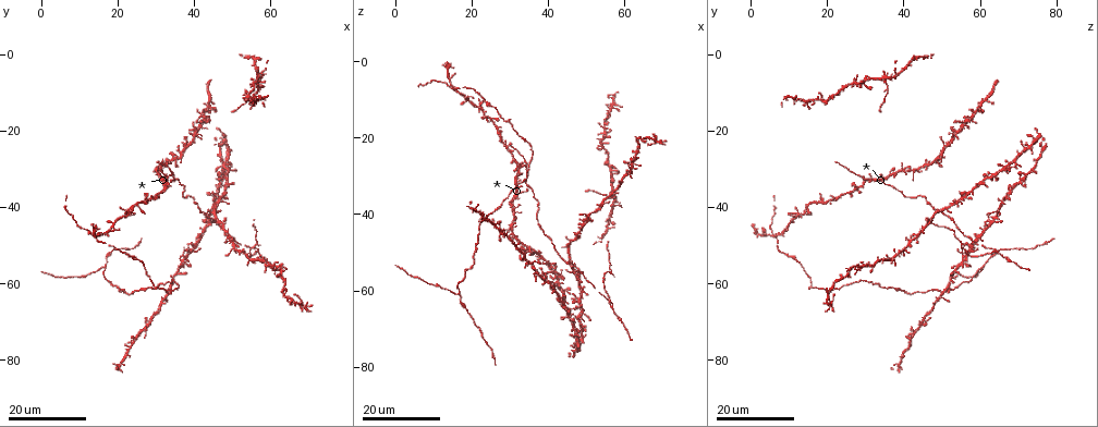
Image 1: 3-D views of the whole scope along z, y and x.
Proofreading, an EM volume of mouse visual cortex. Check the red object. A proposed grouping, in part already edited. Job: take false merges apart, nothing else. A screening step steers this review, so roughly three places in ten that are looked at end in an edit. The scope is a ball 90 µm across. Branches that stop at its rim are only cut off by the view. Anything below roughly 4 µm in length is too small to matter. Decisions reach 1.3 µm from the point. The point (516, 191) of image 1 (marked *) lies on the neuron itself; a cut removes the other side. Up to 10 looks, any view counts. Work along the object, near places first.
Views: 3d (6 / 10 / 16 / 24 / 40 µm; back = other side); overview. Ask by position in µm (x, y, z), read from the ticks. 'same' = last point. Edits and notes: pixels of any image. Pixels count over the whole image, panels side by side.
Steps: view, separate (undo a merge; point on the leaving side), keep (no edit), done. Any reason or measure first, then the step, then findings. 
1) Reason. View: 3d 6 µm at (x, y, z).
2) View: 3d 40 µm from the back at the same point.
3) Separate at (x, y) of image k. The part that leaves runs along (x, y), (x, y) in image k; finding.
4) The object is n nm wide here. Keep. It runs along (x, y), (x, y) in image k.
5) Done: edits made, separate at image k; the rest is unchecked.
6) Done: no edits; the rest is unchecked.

A fork. View: 3d 16 µm at (41.5, 41.0, 49.0).

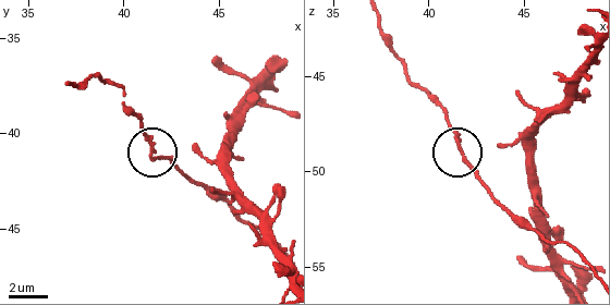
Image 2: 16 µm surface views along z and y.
Zoom in. View: 3d 10 µm at (41.9, 41.3, 49.3).

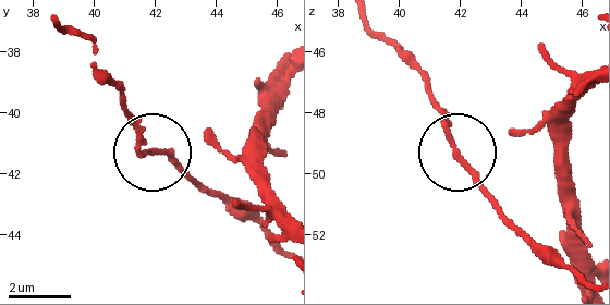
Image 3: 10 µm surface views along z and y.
Keep. It runs along (366, 23), (421, 70), (456, 156), (503, 215) in image 3; one neuron here.

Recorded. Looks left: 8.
View: 3d 24 µm at (56.5, 51.5, 63.5).

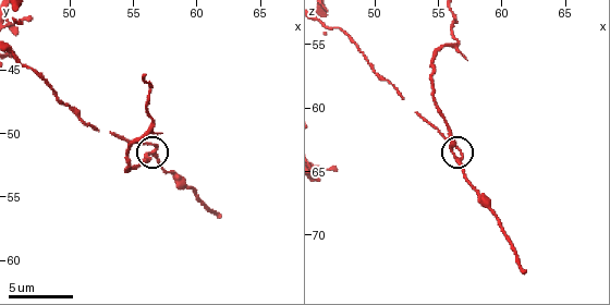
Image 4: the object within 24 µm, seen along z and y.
Closer look. View: 3d 6 µm at (56.6, 51.8, 64.0).

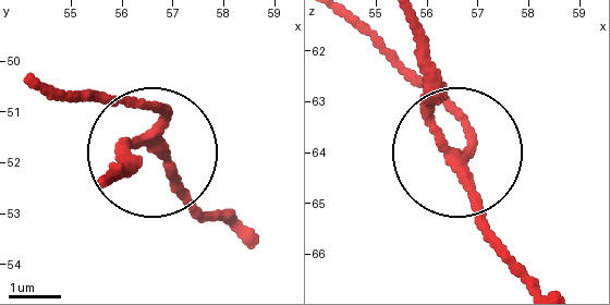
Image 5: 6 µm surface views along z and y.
Keep. It runs along (365, 22), (464, 126), (460, 178), (503, 252) in image 5; one neuron here.

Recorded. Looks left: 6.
Three arms meet. View: 3d 10 µm at (56.4, 49.4, 55.0).

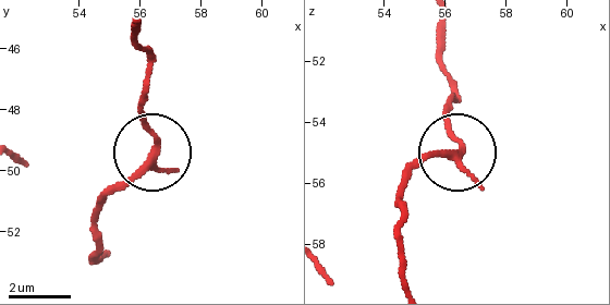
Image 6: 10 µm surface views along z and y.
3 arms meet here. Keep. It runs along (106, 254), (95, 254), (97, 207), (155, 145), (142, 100) in image 6; all the same neuron.

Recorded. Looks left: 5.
Thin arm on a thick one. View: 3d 24 µm at (35.5, 33.0, 33.0).

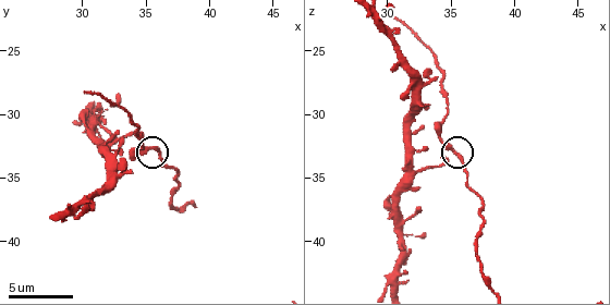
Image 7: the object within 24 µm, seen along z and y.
View: 3d 10 µm at (35.2, 32.6, 33.0).

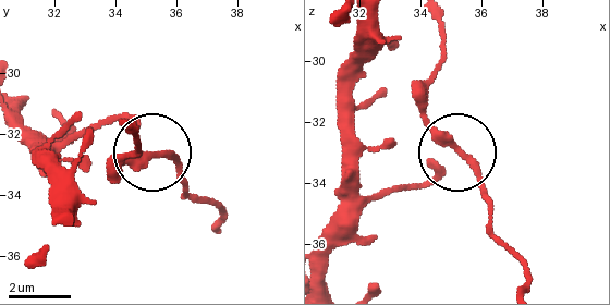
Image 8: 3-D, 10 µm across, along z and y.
The side arm is 15 µm long. Keep. It runs along (352, 179), (375, 197), (422, 181), (455, 147), (416, 100) in image 8; one neuron here.

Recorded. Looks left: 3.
Looks like a crossing. View: 3d 24 µm at (15.0, 48.0, 6.0).

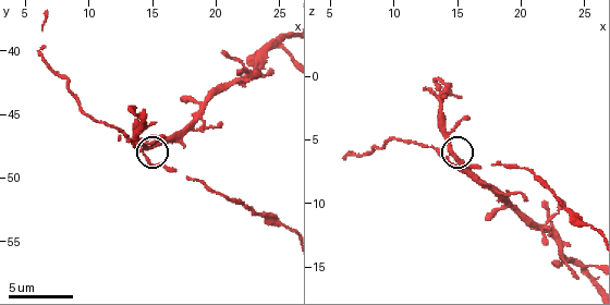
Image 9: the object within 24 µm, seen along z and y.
View: 3d 10 µm at (14.4, 47.6, 6.2).

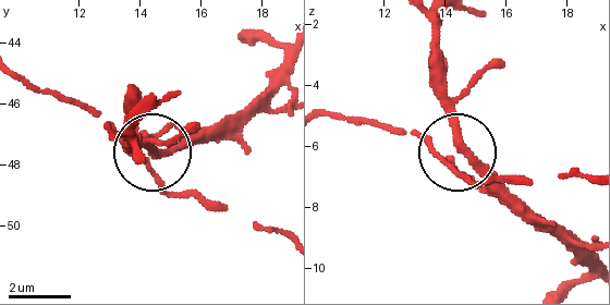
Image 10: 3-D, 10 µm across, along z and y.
Keep. It runs along (588, 259), (463, 158), (448, 75) in image 10; continuous, no second neuron.

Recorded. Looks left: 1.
Done: no edits; the rest is unchecked.

